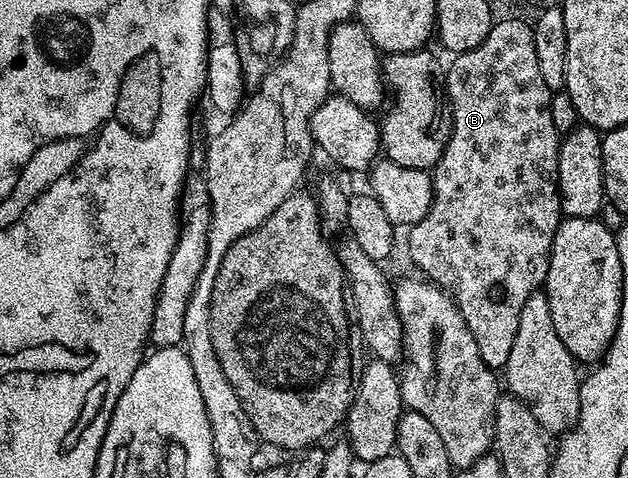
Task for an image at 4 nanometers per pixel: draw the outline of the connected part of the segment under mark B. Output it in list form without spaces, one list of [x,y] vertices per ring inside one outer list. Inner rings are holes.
[[[510,17],[507,21],[502,19],[495,20],[494,25],[488,31],[488,39],[484,39],[484,43],[480,43],[480,47],[472,47],[472,51],[464,51],[457,54],[453,58],[451,65],[447,64],[444,69],[444,84],[446,86],[446,100],[450,103],[450,138],[444,149],[444,155],[440,155],[437,165],[432,170],[434,178],[434,198],[432,199],[432,207],[428,211],[428,215],[424,215],[424,219],[420,219],[420,223],[409,226],[408,233],[410,238],[407,239],[406,245],[410,248],[410,257],[414,260],[414,265],[419,269],[417,272],[423,278],[429,279],[438,288],[446,290],[454,299],[455,305],[458,306],[460,315],[464,315],[464,323],[468,323],[468,331],[472,331],[472,339],[476,339],[476,347],[480,351],[480,357],[484,359],[484,363],[490,369],[495,371],[505,370],[508,363],[508,354],[512,351],[512,339],[516,339],[516,327],[520,327],[520,311],[524,307],[524,303],[528,303],[528,299],[533,293],[539,292],[546,284],[546,276],[548,275],[548,263],[552,255],[552,243],[554,236],[558,230],[558,225],[564,219],[562,212],[562,204],[560,203],[560,195],[558,194],[558,146],[560,144],[560,135],[556,131],[556,123],[552,123],[552,111],[550,110],[550,99],[552,90],[548,87],[548,83],[544,83],[544,78],[540,75],[540,66],[536,60],[536,43],[532,43],[532,35],[534,34],[534,26],[529,20],[521,21],[518,17]]]

